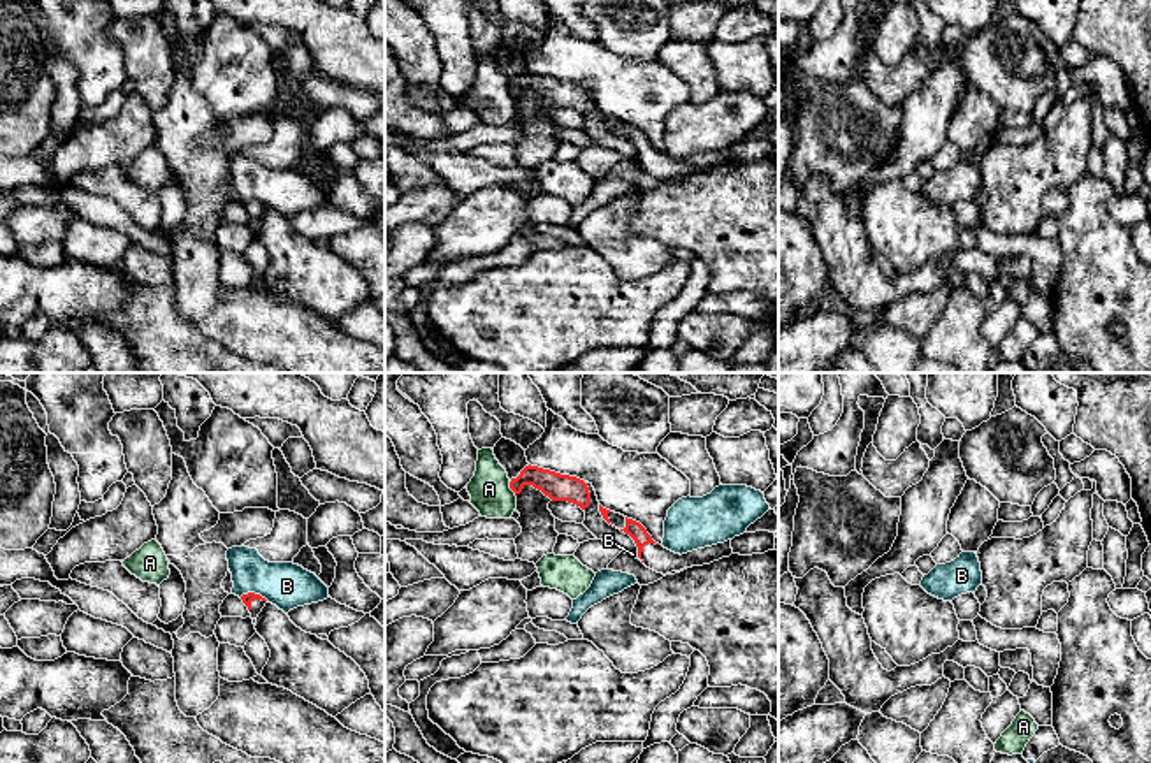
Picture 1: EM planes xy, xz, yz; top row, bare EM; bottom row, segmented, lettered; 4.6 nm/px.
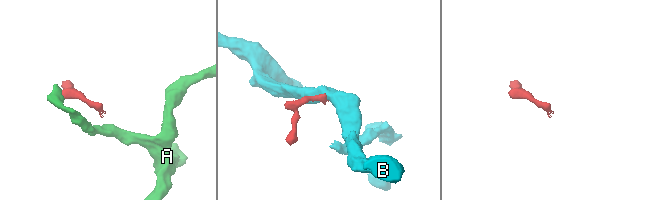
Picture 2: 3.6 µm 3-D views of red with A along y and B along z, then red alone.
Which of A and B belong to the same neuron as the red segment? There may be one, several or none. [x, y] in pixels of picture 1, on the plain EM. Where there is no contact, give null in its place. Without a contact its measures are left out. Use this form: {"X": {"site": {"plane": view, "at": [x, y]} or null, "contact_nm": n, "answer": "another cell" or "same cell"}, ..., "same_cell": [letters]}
{"A": {"site": {"plane": "xz", "at": [510, 94]}, "contact_nm": 80, "answer": "another cell"}, "B": {"site": {"plane": "xy", "at": [253, 199]}, "contact_nm": 140, "answer": "another cell"}, "same_cell": []}

